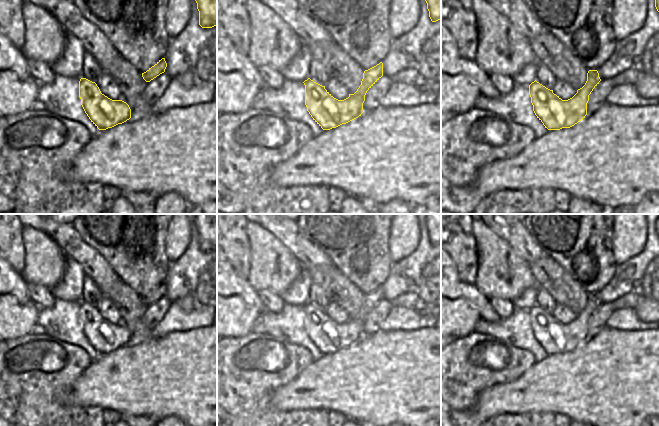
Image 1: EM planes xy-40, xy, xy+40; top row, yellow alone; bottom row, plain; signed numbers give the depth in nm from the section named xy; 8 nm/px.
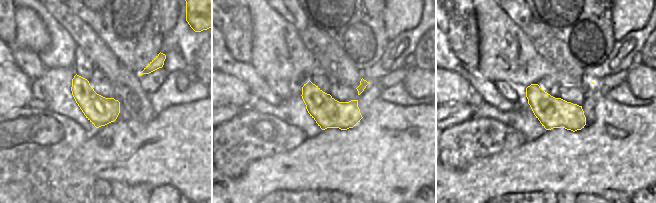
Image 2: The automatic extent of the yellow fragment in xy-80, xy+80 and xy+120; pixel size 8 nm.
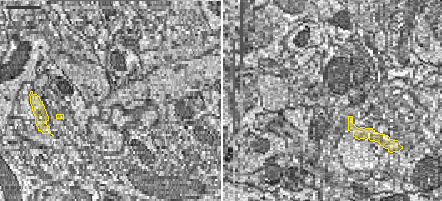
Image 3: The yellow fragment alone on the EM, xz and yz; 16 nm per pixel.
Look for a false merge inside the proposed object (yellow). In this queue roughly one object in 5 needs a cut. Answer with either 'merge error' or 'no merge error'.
no merge error

